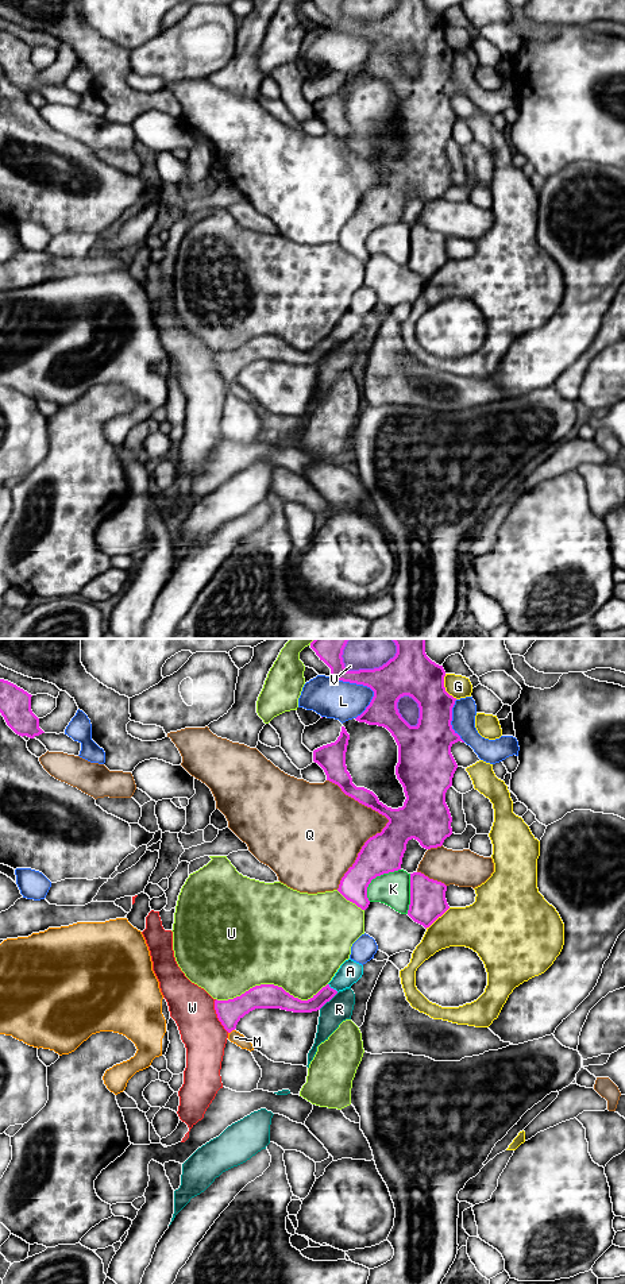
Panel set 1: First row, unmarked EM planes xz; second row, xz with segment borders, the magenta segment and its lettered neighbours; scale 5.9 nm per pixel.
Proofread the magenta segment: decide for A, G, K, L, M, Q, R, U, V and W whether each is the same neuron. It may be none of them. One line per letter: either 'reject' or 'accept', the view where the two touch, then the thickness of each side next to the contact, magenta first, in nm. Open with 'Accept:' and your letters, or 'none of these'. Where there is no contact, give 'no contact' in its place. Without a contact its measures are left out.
Accept: A
A: accept; contact in xz; calibres 90 and 140 nm
G: reject; contact in xz; calibres 280 and 140 nm
K: reject; contact in xz; calibres 240 and 200 nm
L: reject; contact in xz; calibres 240 and 240 nm
M: reject; contact in xz; calibres 150 and 70 nm
Q: reject; contact in xz; calibres 300 and 320 nm
R: reject; contact in xz; calibres 100 and 150 nm
U: reject; contact in xz; calibres 140 and 500 nm
V: reject; contact in xz; calibres 280 and 140 nm
W: reject; contact in xz; calibres 150 and 260 nm

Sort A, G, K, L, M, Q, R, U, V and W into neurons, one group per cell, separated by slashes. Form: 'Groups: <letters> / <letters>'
Groups: A / G / K / L / M / Q / R / U / V / W

